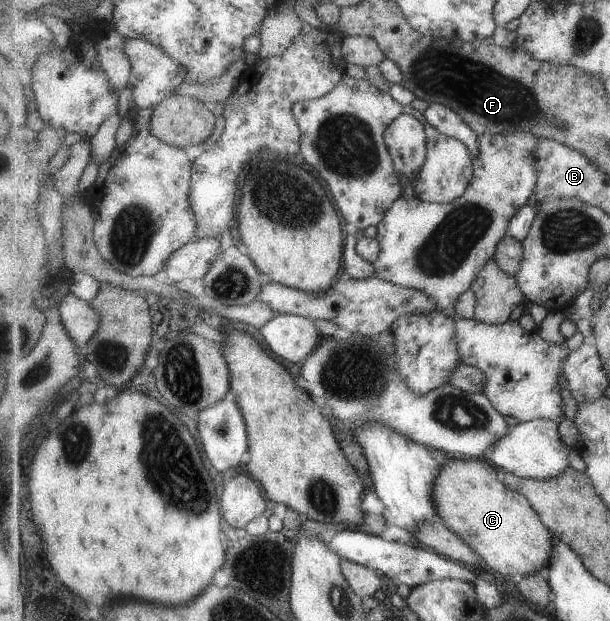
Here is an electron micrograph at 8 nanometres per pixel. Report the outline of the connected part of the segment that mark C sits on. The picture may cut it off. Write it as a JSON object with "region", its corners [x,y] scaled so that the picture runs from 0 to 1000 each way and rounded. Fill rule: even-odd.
{"region":[[[746,734],[734,741],[734,747],[725,747],[725,760],[715,770],[711,779],[711,812],[720,824],[720,837],[725,837],[741,857],[752,860],[757,870],[782,889],[807,921],[813,919],[828,931],[849,934],[859,928],[869,928],[875,921],[892,919],[902,908],[902,899],[908,892],[907,857],[889,841],[885,828],[875,821],[875,813],[856,794],[834,787],[826,776],[811,768],[810,750],[803,742],[775,741]]]}

